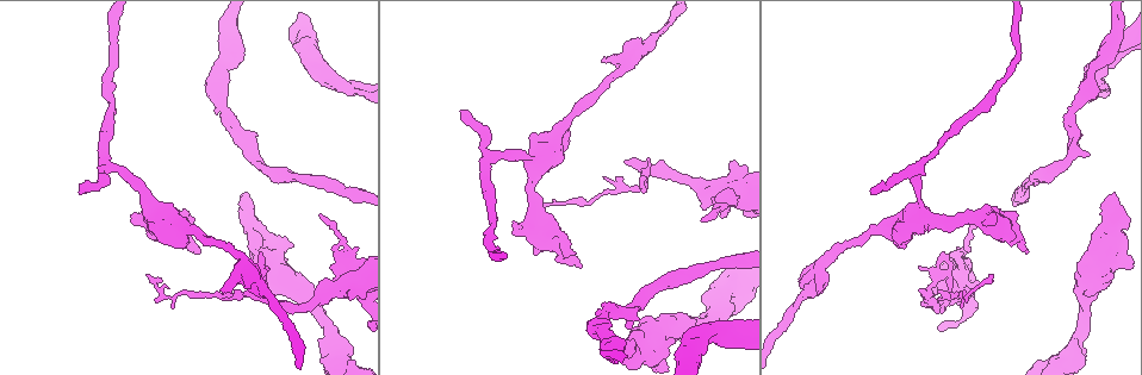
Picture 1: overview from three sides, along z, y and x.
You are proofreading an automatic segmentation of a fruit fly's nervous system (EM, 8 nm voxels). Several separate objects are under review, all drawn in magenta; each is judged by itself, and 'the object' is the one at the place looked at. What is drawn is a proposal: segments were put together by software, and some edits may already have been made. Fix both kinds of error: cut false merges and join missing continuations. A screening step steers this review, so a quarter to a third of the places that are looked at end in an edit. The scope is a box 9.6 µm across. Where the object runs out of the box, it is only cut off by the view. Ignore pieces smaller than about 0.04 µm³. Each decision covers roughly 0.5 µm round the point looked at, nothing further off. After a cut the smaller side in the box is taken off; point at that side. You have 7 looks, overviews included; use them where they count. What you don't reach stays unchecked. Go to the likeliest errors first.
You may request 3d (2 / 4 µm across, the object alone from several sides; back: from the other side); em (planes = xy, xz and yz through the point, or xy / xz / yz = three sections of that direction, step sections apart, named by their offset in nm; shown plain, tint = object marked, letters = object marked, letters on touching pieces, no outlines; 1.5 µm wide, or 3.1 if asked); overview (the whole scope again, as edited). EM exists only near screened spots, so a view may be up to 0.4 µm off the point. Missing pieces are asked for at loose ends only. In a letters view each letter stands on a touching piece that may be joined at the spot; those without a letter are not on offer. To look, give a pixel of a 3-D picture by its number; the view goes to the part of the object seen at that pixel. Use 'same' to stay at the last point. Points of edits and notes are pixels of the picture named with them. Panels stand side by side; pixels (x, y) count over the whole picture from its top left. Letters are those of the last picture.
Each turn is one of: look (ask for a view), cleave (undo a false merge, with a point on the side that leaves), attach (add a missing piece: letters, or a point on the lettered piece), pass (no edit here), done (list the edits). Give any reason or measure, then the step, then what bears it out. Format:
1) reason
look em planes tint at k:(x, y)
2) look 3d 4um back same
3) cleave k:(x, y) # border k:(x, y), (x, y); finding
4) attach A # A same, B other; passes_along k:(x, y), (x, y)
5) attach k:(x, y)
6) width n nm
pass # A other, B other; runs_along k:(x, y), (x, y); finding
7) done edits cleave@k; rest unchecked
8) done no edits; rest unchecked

free end
look 3d 4um at 1:(81, 194)

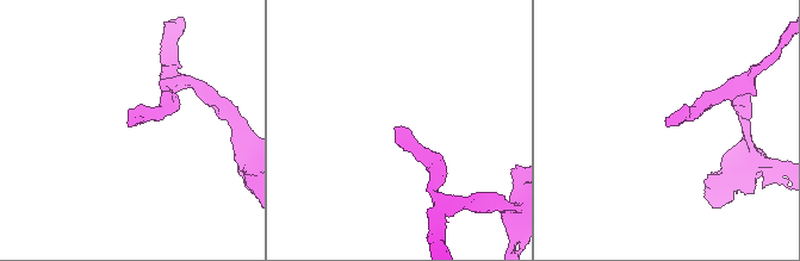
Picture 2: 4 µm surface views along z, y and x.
look em planes letters at 2:(129, 126)

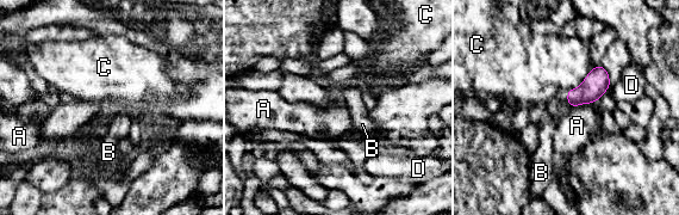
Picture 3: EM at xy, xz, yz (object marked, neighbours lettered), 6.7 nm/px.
pass # A other, B other, C other, D other; border 3:(595, 102), (570, 108); no lettered piece goes on from it

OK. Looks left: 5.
sharp bend
look em yz step 8 letters at 1:(643, 190)

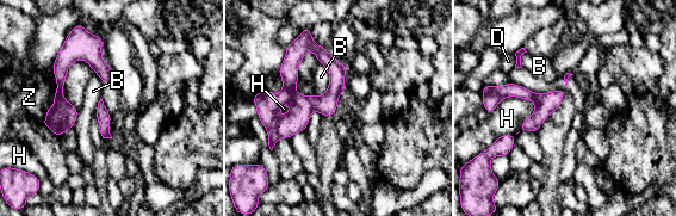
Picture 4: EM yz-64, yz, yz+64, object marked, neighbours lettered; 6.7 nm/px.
cut it another way
look em planes letters same

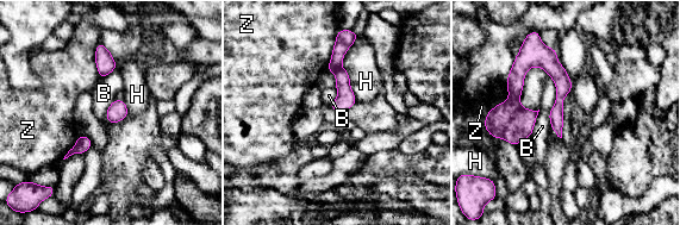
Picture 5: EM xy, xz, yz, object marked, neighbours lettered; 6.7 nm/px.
longest_contact H 420 nm
pass # B other, H other, Z other; runs_along 5:(536, 35), (515, 97), (499, 108); one neuron here

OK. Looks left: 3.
thick end
look em planes plain at 1:(1115, 192)

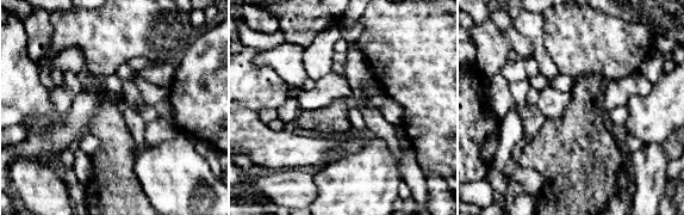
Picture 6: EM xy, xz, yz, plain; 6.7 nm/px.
what lies round it
look em planes letters same

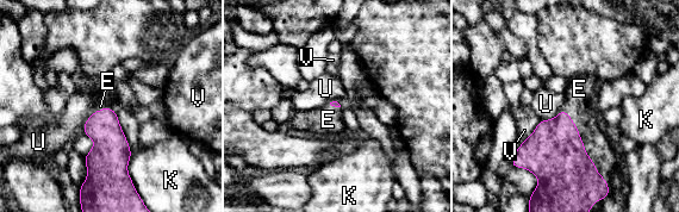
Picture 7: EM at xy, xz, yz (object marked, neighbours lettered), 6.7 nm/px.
attach E # E same, K other, U other, V other; passes_along 7:(554, 153), (583, 144), (596, 143); the neuron continues

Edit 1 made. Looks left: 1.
done edits attach@7; rest unchecked

